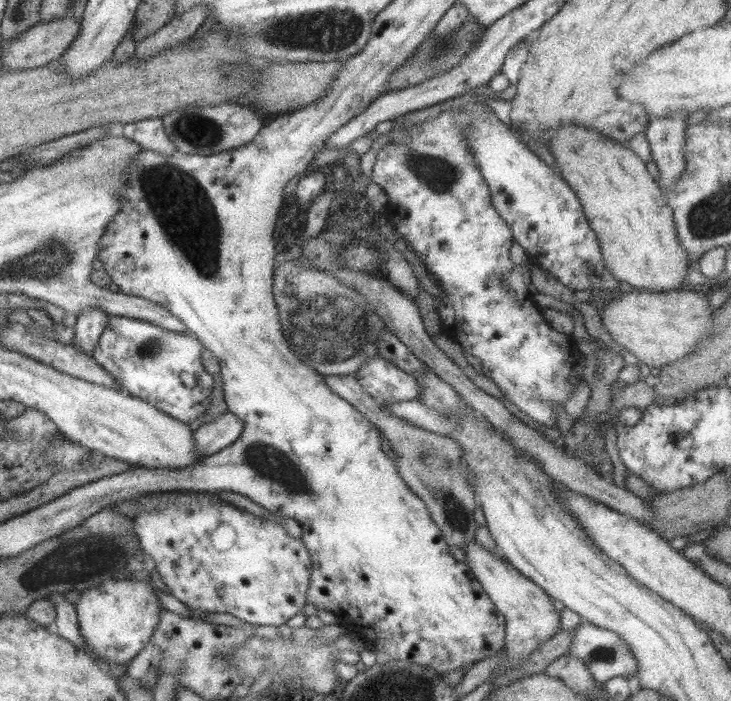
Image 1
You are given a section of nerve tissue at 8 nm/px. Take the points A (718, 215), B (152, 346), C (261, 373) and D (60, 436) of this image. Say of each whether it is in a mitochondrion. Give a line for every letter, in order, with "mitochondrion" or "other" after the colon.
A: mitochondrion
B: mitochondrion
C: other
D: other

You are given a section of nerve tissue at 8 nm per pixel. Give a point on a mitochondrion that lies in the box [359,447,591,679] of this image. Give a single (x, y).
(457, 516)

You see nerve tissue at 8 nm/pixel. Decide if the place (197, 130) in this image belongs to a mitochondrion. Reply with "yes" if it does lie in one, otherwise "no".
yes

